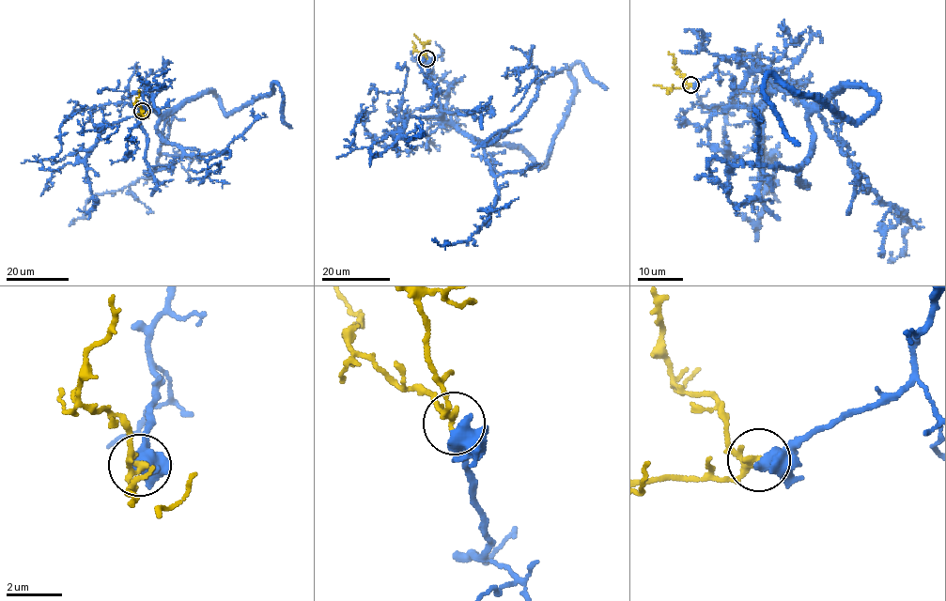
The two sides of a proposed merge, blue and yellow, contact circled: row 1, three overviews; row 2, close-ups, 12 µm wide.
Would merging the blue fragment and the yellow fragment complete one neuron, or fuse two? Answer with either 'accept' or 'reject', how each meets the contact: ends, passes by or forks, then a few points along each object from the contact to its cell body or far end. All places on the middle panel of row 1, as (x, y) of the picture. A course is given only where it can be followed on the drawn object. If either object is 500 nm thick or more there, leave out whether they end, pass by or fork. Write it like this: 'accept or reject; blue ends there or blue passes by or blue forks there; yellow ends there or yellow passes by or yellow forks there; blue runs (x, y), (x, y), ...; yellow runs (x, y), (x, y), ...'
accept; blue forks there; yellow passes by; blue runs (427, 58), (450, 88), (456, 126), (521, 148), (539, 167), (573, 95), (570, 67), (607, 90); yellow runs (426, 58), (414, 49), (411, 41)

